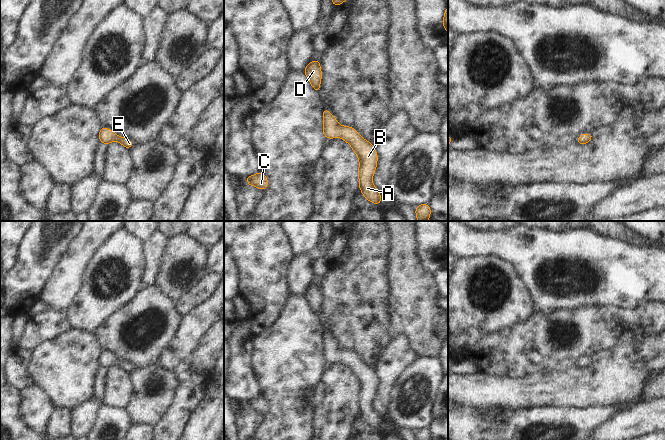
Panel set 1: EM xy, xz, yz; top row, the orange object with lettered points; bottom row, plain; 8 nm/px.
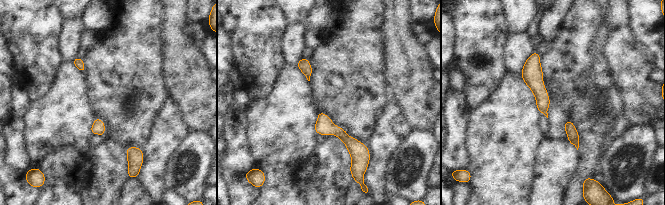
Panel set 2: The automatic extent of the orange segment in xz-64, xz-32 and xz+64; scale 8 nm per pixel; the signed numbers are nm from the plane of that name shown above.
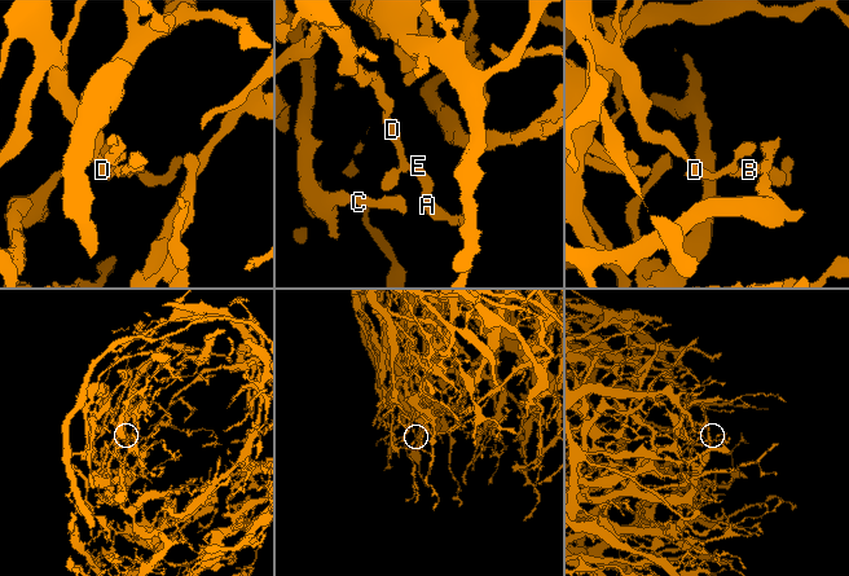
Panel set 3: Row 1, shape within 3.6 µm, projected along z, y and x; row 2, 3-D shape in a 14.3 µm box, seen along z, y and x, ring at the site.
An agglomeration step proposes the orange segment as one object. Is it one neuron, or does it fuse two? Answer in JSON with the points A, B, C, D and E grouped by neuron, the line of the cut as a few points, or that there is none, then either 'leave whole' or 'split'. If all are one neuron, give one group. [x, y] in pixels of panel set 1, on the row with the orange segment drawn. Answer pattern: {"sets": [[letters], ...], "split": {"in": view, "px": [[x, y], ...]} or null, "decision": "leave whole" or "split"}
{"sets": [["A", "B", "C", "D", "E"]], "split": null, "decision": "leave whole"}

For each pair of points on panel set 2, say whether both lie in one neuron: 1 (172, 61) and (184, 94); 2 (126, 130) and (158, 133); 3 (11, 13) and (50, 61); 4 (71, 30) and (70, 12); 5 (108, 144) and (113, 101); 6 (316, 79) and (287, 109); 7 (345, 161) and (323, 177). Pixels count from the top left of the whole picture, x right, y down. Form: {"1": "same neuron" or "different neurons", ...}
{"1": "same neuron", "2": "different neurons", "3": "same neuron", "4": "different neurons", "5": "different neurons", "6": "different neurons", "7": "same neuron"}

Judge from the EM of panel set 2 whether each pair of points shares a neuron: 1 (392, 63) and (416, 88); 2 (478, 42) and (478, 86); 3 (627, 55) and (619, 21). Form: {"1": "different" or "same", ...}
{"1": "same", "2": "same", "3": "same"}

